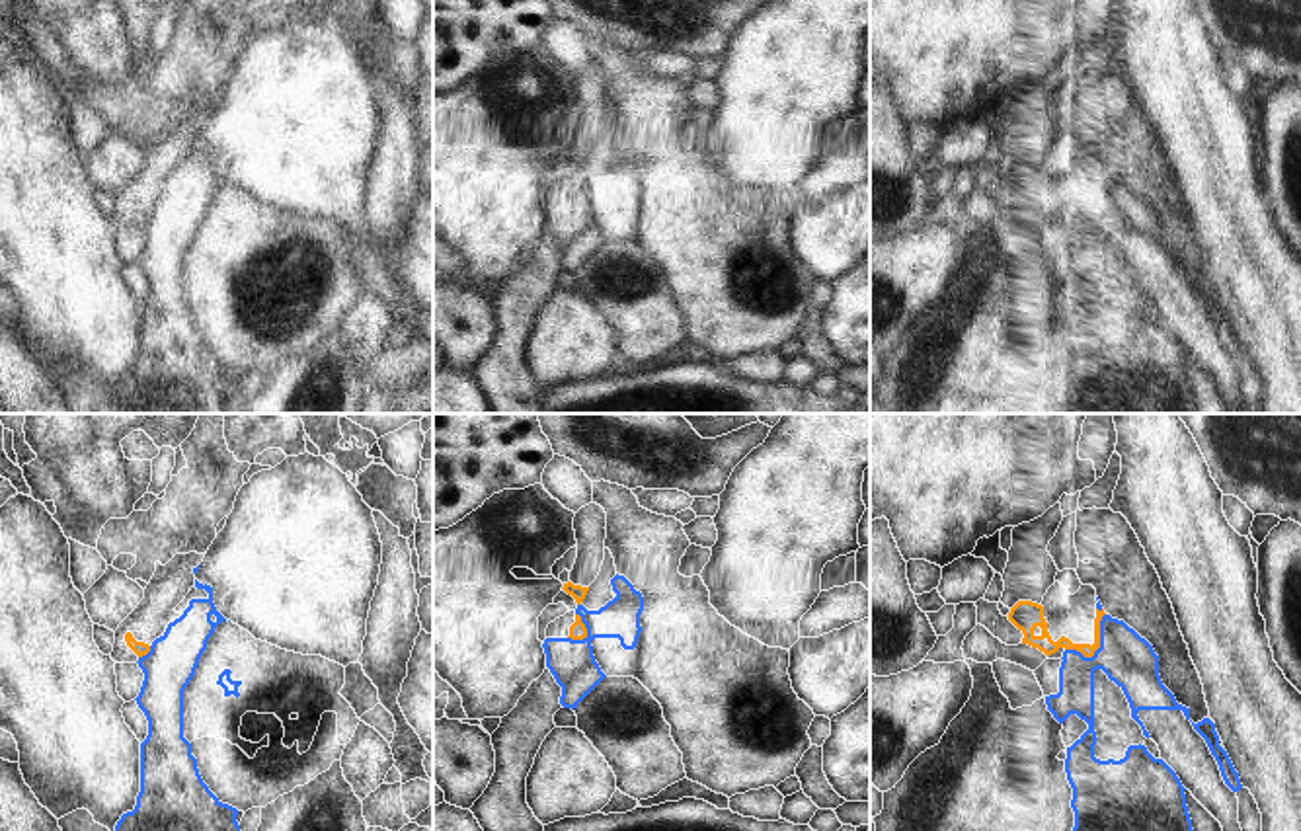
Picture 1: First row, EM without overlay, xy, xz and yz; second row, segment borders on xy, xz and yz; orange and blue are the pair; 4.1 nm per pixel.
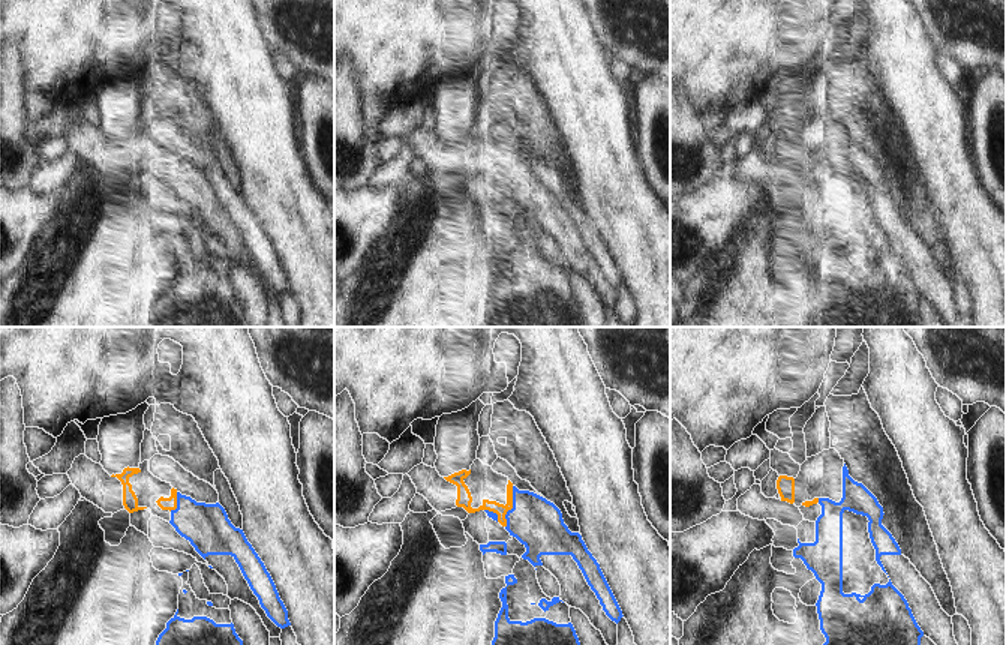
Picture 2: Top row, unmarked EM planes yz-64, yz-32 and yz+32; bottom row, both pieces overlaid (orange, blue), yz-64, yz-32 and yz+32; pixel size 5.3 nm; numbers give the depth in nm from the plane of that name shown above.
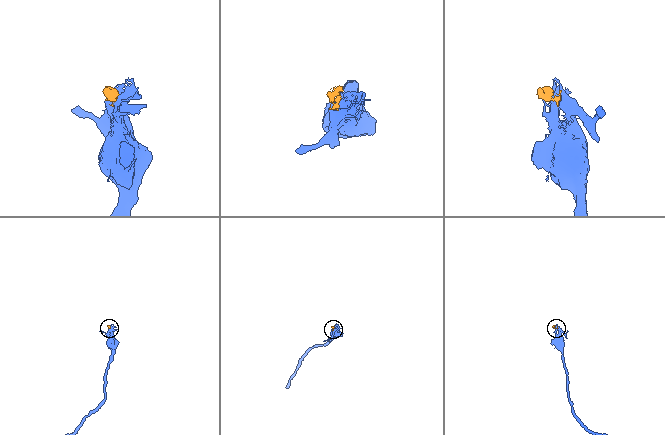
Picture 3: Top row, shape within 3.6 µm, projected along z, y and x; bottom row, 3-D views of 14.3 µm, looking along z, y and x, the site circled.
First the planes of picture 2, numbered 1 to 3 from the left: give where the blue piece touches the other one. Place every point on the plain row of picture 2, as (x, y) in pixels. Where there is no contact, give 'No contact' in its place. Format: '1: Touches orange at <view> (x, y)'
1: Touches orange at yz-64 (176, 167)
2: Touches orange at yz-32 (511, 171)
3: Touches orange at yz+32 (817, 164).

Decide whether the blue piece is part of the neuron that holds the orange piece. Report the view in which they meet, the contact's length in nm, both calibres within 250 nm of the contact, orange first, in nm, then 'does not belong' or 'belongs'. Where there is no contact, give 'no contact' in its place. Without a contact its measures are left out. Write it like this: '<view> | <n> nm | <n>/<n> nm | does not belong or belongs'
yz | 220 nm | 70/220 nm | does not belong

